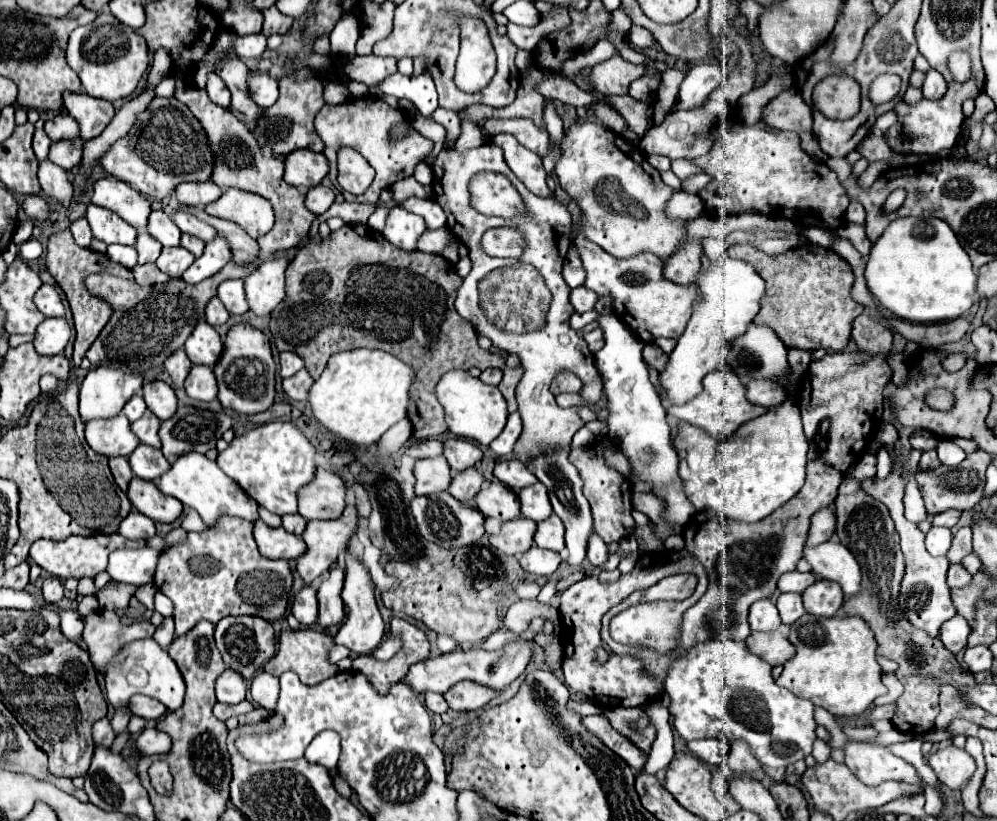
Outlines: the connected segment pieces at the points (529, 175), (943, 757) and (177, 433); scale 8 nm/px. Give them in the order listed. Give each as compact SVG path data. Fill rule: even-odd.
M496 135L492 137L492 143L504 149L504 159L508 167L526 187L532 187L532 193L540 197L554 197L554 193L546 185L546 171L542 167L540 155L522 147L512 135Z
M954 745L930 755L928 765L934 769L940 783L954 791L962 791L976 771L974 759L964 749L958 749Z
M184 405L178 407L176 415L172 419L162 421L160 427L160 439L162 439L162 453L164 457L174 463L180 455L186 455L190 451L198 451L198 453L206 453L210 449L216 447L216 441L222 439L222 435L228 429L234 429L234 417L226 415L224 411L208 411L208 409L198 409L192 405Z

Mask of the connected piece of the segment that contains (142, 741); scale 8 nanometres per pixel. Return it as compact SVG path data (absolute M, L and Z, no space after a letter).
M144 729L136 739L136 747L142 757L150 757L150 755L168 753L172 749L172 743L166 733L162 733L158 729Z

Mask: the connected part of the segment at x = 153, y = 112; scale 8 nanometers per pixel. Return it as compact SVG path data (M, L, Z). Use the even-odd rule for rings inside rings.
M156 97L152 99L152 103L138 115L136 123L132 125L130 133L124 135L122 139L118 139L102 157L100 157L100 165L102 169L132 185L136 191L140 191L144 197L152 197L152 199L166 199L176 185L184 183L184 181L208 181L210 179L210 167L212 167L212 153L210 147L206 143L206 133L202 131L200 123L194 119L194 115L190 113L190 109L186 109L184 103L178 103L174 97Z

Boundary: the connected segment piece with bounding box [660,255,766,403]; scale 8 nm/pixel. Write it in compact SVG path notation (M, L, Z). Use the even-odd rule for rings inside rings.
M722 255L702 273L698 281L698 301L694 303L688 327L678 339L676 349L670 353L666 369L660 373L660 383L670 403L690 401L700 393L704 375L722 367L732 341L744 335L748 323L758 315L764 291L764 279L754 271L754 267L728 255Z

